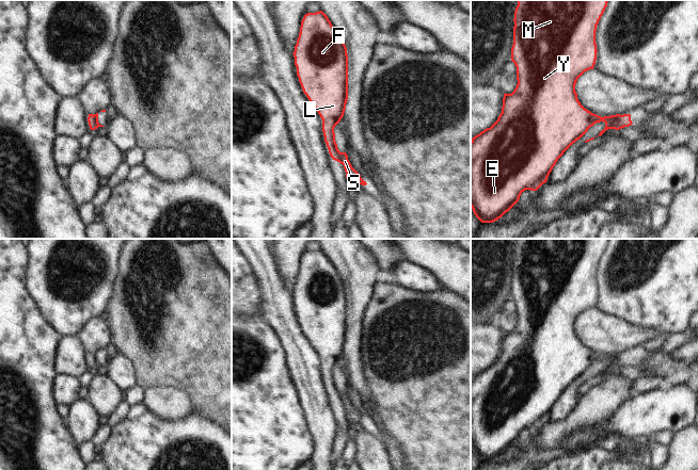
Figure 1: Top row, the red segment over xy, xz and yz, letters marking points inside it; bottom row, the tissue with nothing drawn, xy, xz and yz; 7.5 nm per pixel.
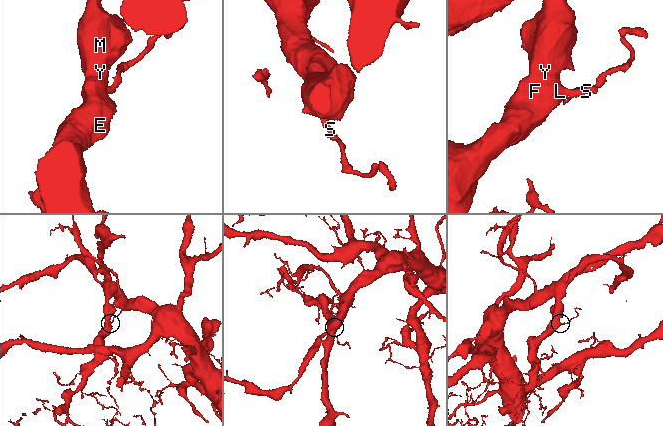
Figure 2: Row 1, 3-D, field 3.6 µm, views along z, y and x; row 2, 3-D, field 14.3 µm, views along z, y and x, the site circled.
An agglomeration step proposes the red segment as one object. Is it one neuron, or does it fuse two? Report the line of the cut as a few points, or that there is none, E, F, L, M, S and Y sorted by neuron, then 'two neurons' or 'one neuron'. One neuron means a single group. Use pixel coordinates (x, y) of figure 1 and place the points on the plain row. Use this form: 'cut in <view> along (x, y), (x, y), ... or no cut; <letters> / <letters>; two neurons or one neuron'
cut in xz along (333, 370), (335, 398); E F L M Y / S; two neurons

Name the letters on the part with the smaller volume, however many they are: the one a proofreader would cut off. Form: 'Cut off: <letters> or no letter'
Cut off: S

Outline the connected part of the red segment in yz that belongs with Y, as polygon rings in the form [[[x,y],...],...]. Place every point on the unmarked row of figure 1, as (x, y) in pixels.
[[[518,239],[514,249],[513,283],[511,299],[517,306],[518,323],[511,333],[504,333],[502,352],[490,366],[475,374],[471,379],[471,447],[481,461],[493,461],[508,451],[520,438],[525,428],[537,430],[546,421],[550,411],[564,391],[580,378],[594,362],[604,360],[601,355],[585,347],[577,338],[575,323],[587,309],[593,308],[597,298],[596,270],[608,239]]]

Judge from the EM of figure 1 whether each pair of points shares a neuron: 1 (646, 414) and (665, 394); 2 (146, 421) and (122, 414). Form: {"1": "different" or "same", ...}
{"1": "same", "2": "different"}

